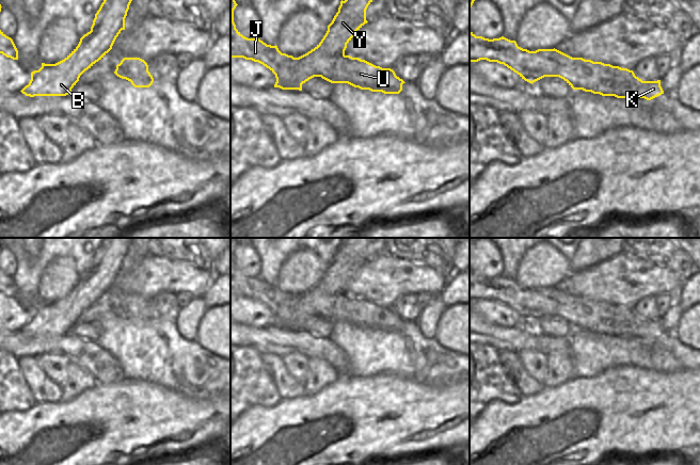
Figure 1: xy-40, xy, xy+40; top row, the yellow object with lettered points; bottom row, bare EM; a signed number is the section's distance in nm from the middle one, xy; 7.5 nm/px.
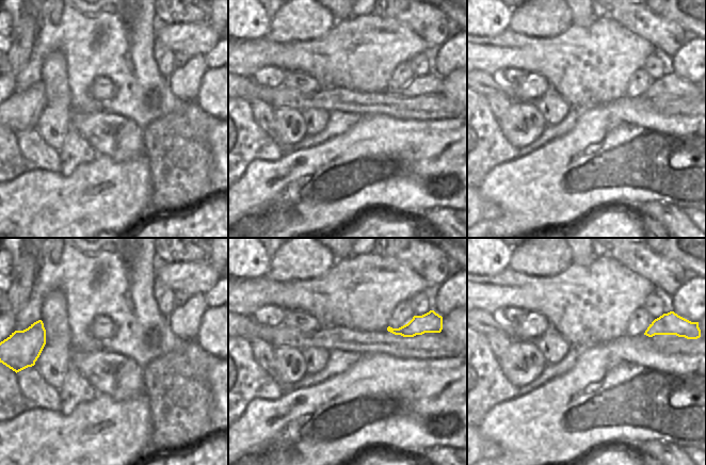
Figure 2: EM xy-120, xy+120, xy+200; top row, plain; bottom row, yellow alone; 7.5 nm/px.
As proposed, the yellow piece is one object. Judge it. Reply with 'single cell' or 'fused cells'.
fused cells

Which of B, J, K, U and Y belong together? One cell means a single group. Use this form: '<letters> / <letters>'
B Y / J K U

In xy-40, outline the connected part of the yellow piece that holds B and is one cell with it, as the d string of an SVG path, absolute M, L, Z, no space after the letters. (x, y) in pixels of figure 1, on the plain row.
M105 238L95 253L91 270L84 273L78 285L62 300L55 303L42 302L38 309L31 311L31 319L20 331L26 335L66 335L79 320L80 315L101 299L111 288L121 272L125 269L125 257L132 238Z

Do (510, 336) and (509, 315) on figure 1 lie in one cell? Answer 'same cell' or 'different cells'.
different cells

